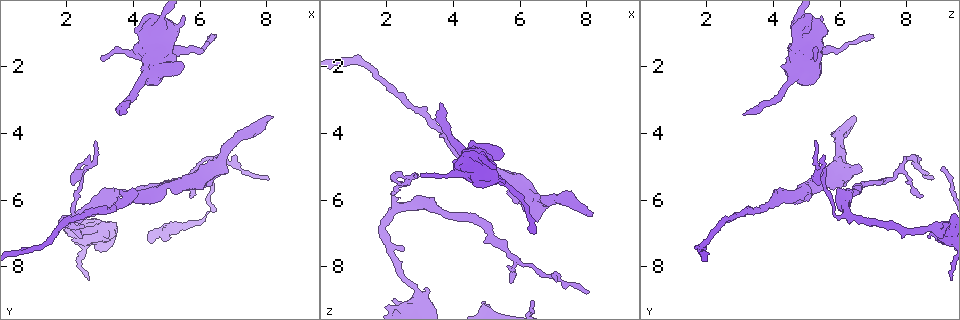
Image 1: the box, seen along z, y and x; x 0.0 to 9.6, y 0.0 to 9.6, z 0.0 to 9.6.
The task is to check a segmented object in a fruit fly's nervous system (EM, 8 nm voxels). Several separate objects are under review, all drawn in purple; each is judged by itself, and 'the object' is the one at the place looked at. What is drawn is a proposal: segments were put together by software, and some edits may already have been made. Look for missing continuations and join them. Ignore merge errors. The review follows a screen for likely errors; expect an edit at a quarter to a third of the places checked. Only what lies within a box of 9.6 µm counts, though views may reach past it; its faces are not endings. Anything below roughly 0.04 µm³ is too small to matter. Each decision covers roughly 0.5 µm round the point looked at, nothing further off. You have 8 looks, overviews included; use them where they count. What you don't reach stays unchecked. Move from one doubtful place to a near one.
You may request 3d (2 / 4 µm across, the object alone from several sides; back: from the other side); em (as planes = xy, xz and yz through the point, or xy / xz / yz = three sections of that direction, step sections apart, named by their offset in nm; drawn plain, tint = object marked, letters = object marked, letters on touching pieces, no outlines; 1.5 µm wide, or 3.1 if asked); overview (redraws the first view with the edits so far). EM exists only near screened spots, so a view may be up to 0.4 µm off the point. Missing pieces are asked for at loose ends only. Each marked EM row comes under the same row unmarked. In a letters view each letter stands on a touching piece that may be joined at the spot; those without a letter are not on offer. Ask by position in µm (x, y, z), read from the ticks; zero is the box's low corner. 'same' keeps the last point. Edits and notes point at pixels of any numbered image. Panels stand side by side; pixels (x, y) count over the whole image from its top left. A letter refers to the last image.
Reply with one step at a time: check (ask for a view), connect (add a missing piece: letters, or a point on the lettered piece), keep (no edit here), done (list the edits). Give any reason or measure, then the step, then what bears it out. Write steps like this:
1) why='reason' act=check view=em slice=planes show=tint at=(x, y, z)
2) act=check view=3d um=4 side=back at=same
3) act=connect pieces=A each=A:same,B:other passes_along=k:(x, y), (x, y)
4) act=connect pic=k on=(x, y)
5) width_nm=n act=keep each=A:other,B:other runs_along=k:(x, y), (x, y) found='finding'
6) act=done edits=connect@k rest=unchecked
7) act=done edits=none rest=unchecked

why='free end' act=check view=em slice=planes show=letters at=(5.75, 5.95, 8.40)

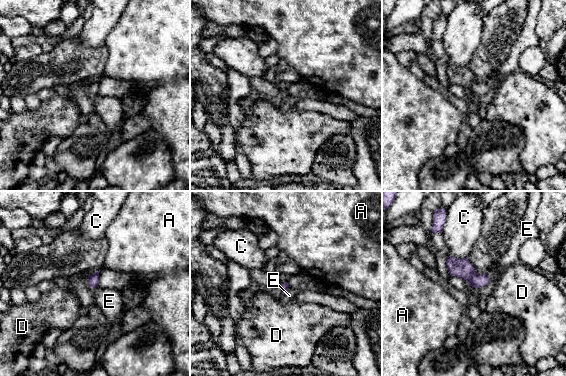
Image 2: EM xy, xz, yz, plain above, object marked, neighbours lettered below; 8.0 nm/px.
act=keep each=A:other,C:other,D:other,E:other found='no lettered piece goes on from it'

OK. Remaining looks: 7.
why='branch stops here' act=check view=em slice=xz step=4 show=letters at=(8.25, 3.55, 6.45)

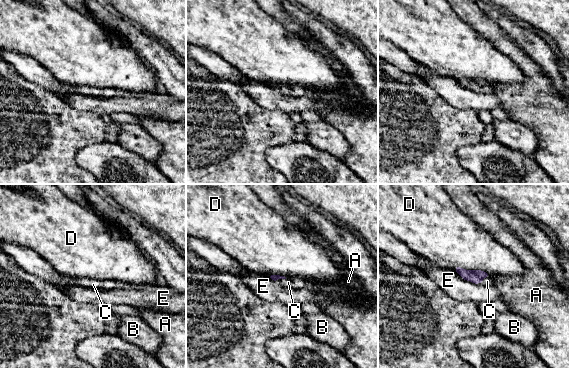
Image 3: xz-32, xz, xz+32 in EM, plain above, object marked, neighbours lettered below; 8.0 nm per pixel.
longest_contact=D:280nm act=connect pieces=C each=A:other,B:other,C:same,D:other,E:other passes_along=3:(475, 276), (482, 280), (487, 281) found='it goes on there'

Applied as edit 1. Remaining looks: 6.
why='see it whole again' act=check view=overview

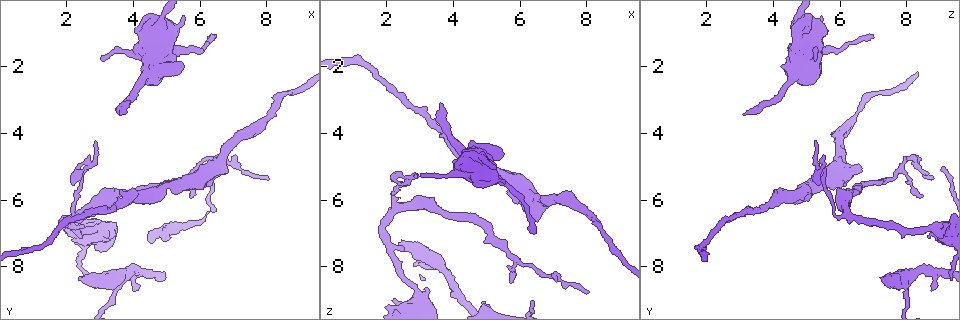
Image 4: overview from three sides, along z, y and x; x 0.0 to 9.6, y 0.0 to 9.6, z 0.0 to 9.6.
why='branch stops here' act=check view=em slice=planes show=letters at=(2.90, 4.20, 5.35)

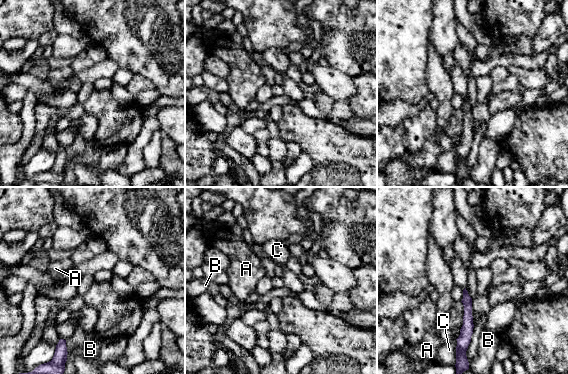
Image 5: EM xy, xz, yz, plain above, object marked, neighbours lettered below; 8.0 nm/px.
longest_contact=A:100nm act=keep each=A:other,B:other,C:other border=5:(460, 329), (460, 334), (455, 339) found='no lettered piece goes on from it'

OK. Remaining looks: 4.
act=done edits=connect@3 rest=unchecked

